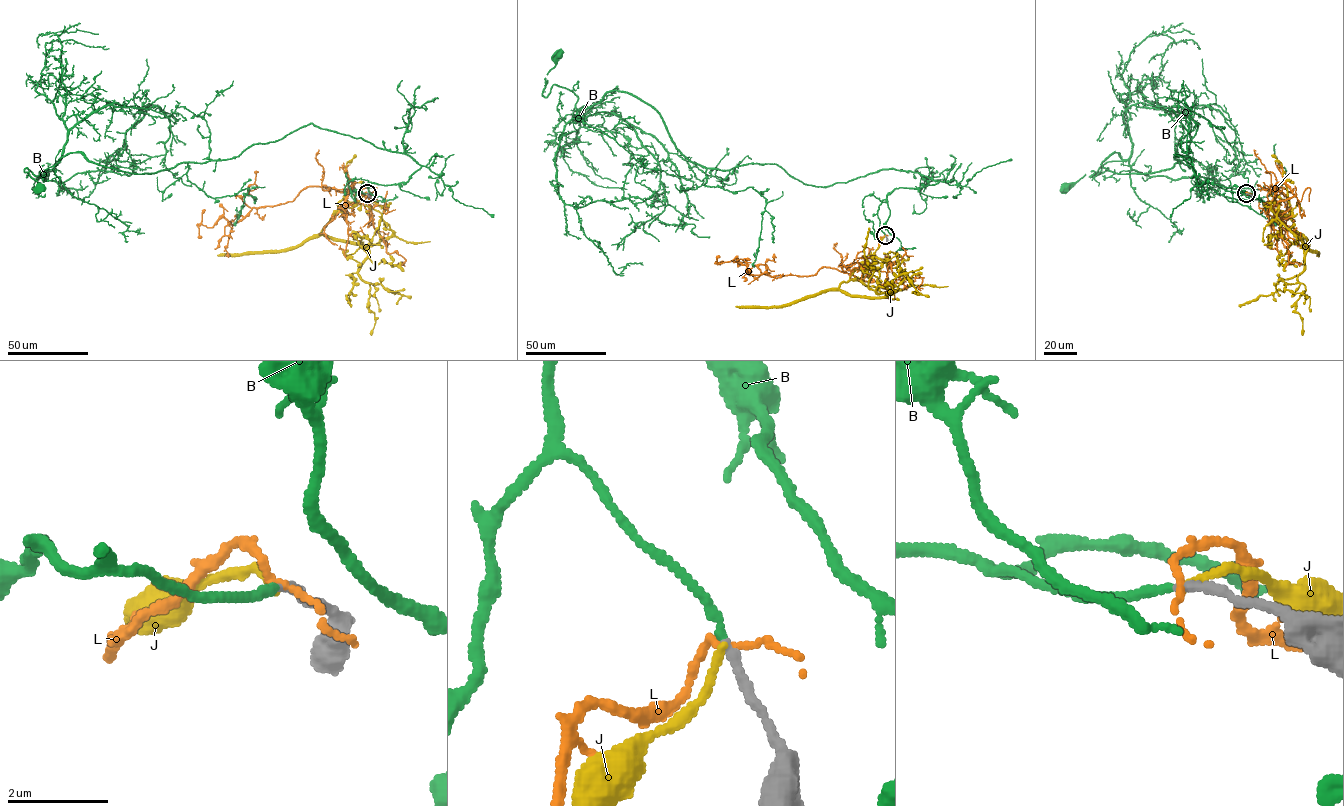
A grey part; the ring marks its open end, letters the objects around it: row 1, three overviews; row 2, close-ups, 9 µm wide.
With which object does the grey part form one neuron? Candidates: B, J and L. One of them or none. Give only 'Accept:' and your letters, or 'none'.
Accept: B

